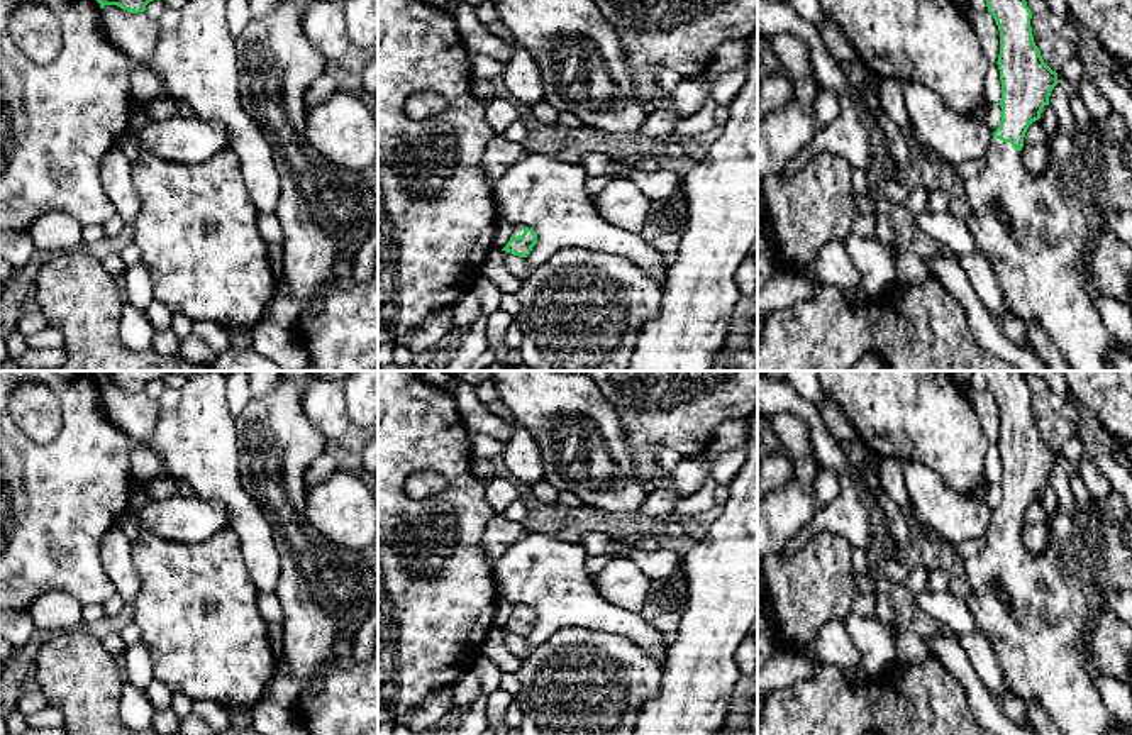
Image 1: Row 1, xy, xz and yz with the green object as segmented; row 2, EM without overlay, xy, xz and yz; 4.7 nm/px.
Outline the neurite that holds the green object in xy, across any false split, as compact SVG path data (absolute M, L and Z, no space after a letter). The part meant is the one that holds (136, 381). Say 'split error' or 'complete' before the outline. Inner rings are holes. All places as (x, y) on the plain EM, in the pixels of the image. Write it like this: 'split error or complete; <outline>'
complete; M92 371L93 378L105 384L117 384L127 391L144 391L146 384L153 379L161 379L168 371Z

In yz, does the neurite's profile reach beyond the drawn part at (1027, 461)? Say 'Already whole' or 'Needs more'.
Needs more

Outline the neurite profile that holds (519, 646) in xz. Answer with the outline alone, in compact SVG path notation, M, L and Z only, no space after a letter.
M505 630L502 632L503 642L512 654L519 655L520 659L527 659L534 652L535 647L530 645L525 637L519 637Z

